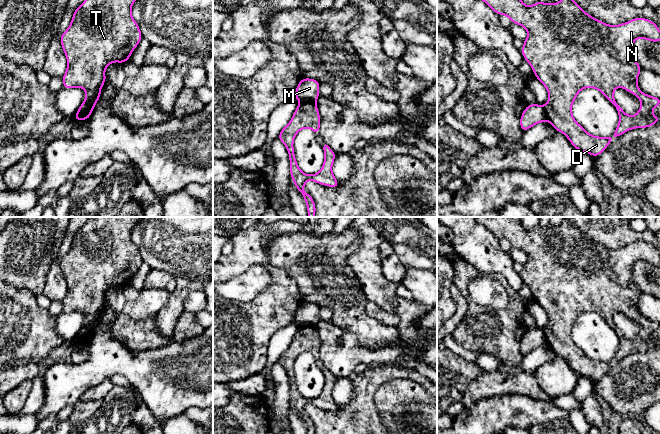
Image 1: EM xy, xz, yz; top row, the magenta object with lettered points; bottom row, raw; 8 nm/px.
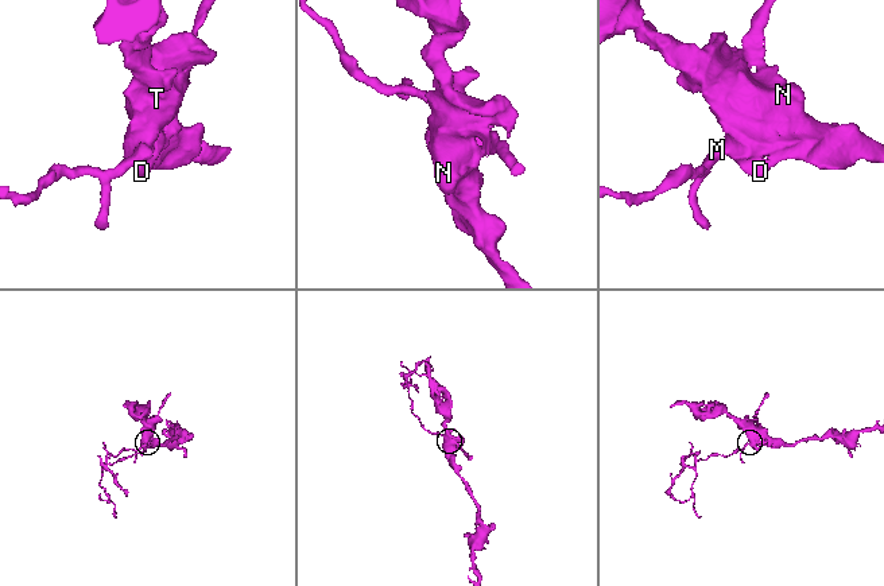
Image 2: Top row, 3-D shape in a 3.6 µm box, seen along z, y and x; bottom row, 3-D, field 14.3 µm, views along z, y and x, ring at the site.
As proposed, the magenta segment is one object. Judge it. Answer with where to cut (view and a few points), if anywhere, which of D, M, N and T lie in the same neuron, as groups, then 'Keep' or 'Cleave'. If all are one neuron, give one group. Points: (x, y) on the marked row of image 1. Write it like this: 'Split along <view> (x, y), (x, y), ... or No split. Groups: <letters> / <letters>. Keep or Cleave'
Split along xy (89, 114), (84, 117), (76, 116). Groups: D N T / M. Cleave

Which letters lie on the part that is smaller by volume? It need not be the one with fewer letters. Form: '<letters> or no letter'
M

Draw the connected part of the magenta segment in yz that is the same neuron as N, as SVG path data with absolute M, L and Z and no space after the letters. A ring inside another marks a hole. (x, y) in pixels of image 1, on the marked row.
M482 0L497 15L506 15L513 24L527 30L528 37L523 41L521 53L532 67L535 77L548 90L549 98L543 106L547 121L552 127L563 133L569 142L579 151L593 157L599 156L615 138L635 128L648 128L656 125L660 117L651 114L660 104L660 99L642 92L637 78L641 66L632 54L632 45L637 38L660 41L657 24L644 17L636 17L618 25L608 25L587 14L575 0L560 0L558 3L537 1L526 6L521 0ZM621 87L635 95L641 106L634 116L626 114L614 98L614 89ZM585 88L599 90L615 107L619 123L611 137L592 136L572 115L572 105L578 93Z

